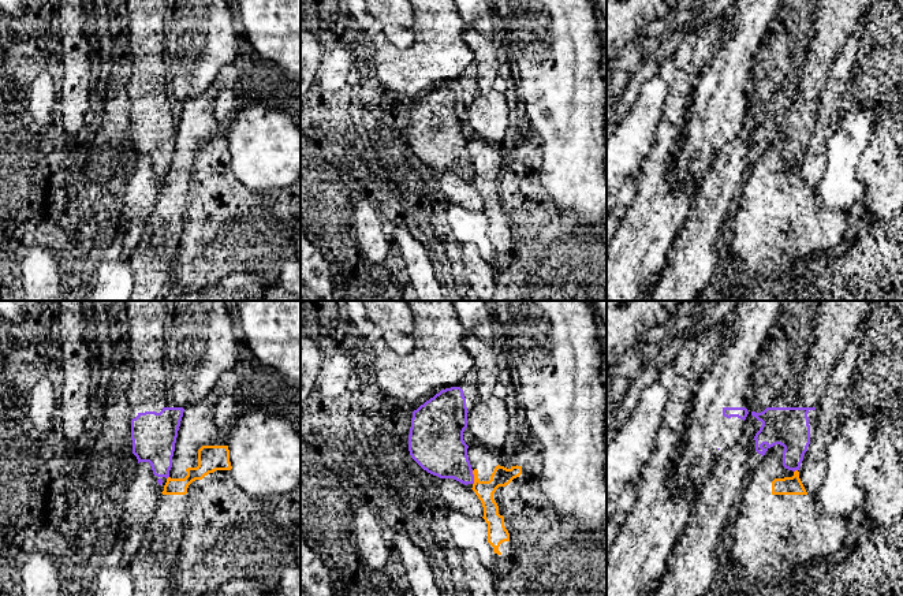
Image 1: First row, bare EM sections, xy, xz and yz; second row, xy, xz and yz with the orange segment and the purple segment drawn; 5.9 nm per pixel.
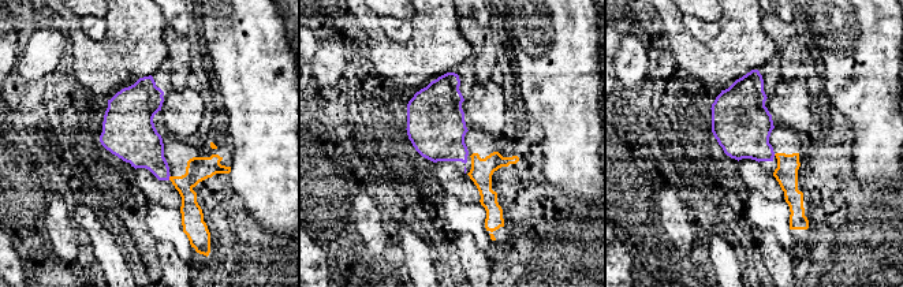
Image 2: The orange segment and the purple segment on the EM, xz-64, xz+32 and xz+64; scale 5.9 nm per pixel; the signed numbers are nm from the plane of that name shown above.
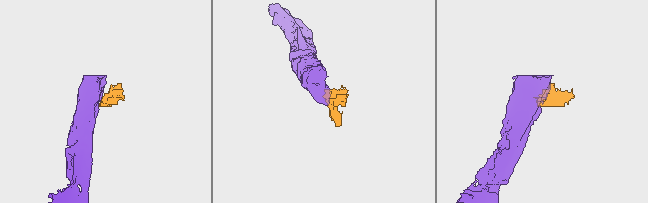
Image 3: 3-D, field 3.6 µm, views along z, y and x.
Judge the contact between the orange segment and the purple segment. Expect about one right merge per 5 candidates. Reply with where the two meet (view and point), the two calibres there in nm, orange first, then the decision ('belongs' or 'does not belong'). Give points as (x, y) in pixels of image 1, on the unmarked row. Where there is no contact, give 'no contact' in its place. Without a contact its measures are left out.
xz (474, 171) | 120/300 nm | does not belong

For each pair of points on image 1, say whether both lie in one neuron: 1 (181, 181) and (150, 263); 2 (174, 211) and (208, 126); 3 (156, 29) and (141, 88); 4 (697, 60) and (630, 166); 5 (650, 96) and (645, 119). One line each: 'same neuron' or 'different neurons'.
1: same neuron
2: same neuron
3: same neuron
4: different neurons
5: same neuron

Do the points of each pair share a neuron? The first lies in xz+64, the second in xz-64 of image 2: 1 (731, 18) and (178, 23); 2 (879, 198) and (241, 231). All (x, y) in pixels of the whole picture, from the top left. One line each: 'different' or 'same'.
1: different
2: same

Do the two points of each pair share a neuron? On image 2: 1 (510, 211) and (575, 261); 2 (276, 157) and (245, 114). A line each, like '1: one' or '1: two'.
1: two
2: one

